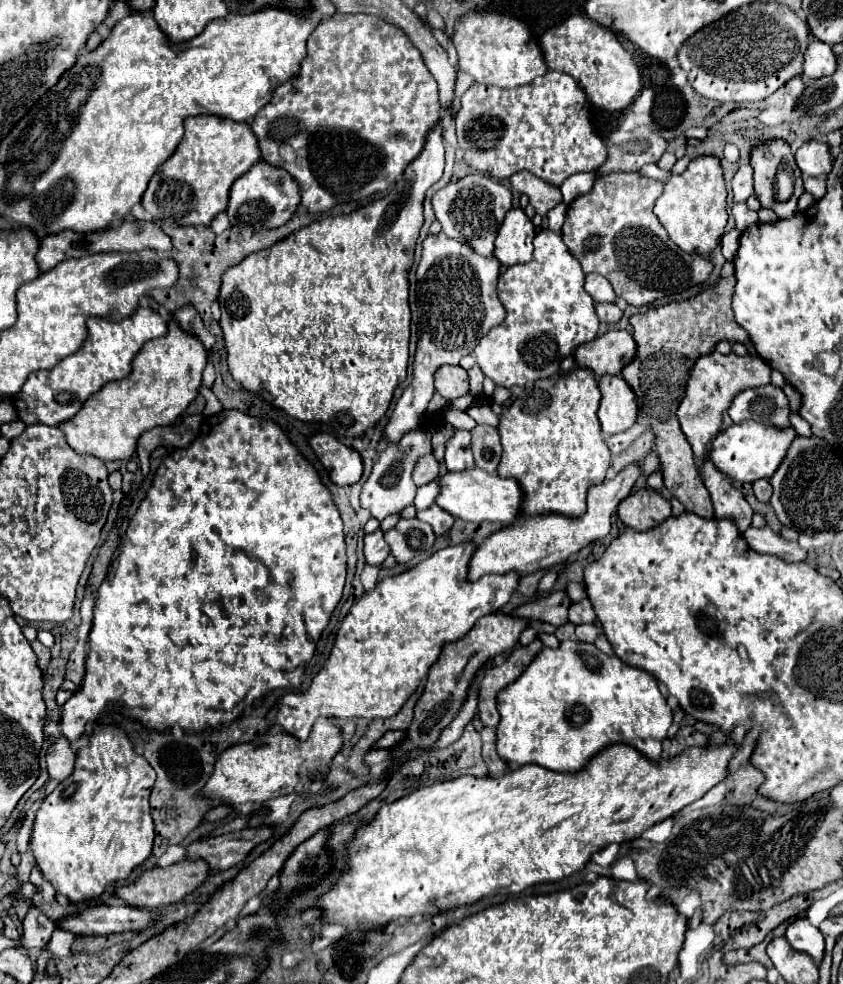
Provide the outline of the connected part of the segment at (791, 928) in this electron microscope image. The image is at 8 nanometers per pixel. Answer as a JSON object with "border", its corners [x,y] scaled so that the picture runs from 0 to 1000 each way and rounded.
{"border":[[[949,932],[940,936],[930,948],[930,952],[937,956],[937,960],[944,966],[956,966],[961,968],[968,977],[975,975],[977,971],[977,950],[973,948],[970,942],[966,942],[958,932]]]}

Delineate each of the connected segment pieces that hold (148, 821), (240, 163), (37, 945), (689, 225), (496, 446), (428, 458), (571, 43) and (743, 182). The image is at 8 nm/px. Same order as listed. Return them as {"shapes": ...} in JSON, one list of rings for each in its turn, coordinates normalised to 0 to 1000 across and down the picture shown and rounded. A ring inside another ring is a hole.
{"shapes":[[[[114,737],[107,745],[104,757],[93,761],[90,777],[81,792],[71,794],[62,806],[50,814],[40,842],[38,842],[38,867],[43,871],[50,889],[64,899],[66,908],[81,910],[83,916],[102,916],[116,912],[126,899],[147,895],[159,881],[176,873],[183,855],[183,836],[178,830],[178,802],[183,798],[185,784],[178,775],[159,763],[159,755],[140,737]]],[[[233,117],[223,119],[218,123],[221,135],[214,143],[211,151],[204,160],[199,160],[185,174],[185,178],[178,182],[171,198],[168,208],[180,223],[204,225],[211,229],[249,229],[249,225],[261,216],[268,214],[270,202],[273,202],[273,190],[275,186],[289,178],[304,164],[308,164],[308,147],[304,145],[304,139],[299,137],[299,129],[294,125],[280,125],[275,121],[256,119],[256,117]]],[[[36,920],[26,938],[28,938],[26,958],[33,966],[52,964],[62,952],[62,946],[66,944],[66,938],[62,938],[43,920]]],[[[833,158],[821,162],[811,176],[795,178],[788,188],[788,196],[778,204],[776,216],[783,223],[785,231],[790,231],[795,243],[809,255],[840,261],[854,247],[859,231],[864,227],[861,188],[856,182],[854,162],[847,158]]],[[[565,432],[560,436],[560,460],[567,477],[574,477],[577,481],[588,481],[595,460],[591,438],[581,432]]],[[[512,460],[498,464],[493,475],[491,475],[491,483],[489,483],[493,495],[501,495],[501,493],[515,489],[517,485],[520,485],[520,468],[517,468],[517,464]]],[[[683,13],[667,25],[648,32],[641,38],[641,48],[652,72],[669,72],[679,76],[705,109],[735,113],[745,109],[762,90],[759,72],[750,62],[750,56],[735,46],[726,29],[707,25],[702,19],[695,19],[693,13]]],[[[880,168],[873,174],[871,182],[868,182],[871,206],[885,206],[892,196],[894,196],[894,192],[892,192],[892,170],[890,168]]]]}

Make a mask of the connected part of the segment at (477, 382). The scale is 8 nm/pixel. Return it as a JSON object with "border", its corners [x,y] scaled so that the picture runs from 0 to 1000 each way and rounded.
{"border":[[[562,371],[558,377],[558,401],[569,401],[572,399],[572,387],[574,387],[574,379],[567,371]]]}

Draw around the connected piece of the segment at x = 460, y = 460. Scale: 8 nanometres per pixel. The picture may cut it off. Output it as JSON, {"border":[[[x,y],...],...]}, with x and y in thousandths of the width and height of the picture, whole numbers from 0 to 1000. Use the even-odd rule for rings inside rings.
{"border":[[[539,438],[539,442],[529,450],[527,471],[531,479],[550,479],[560,475],[555,473],[555,460],[558,460],[558,438]]]}

